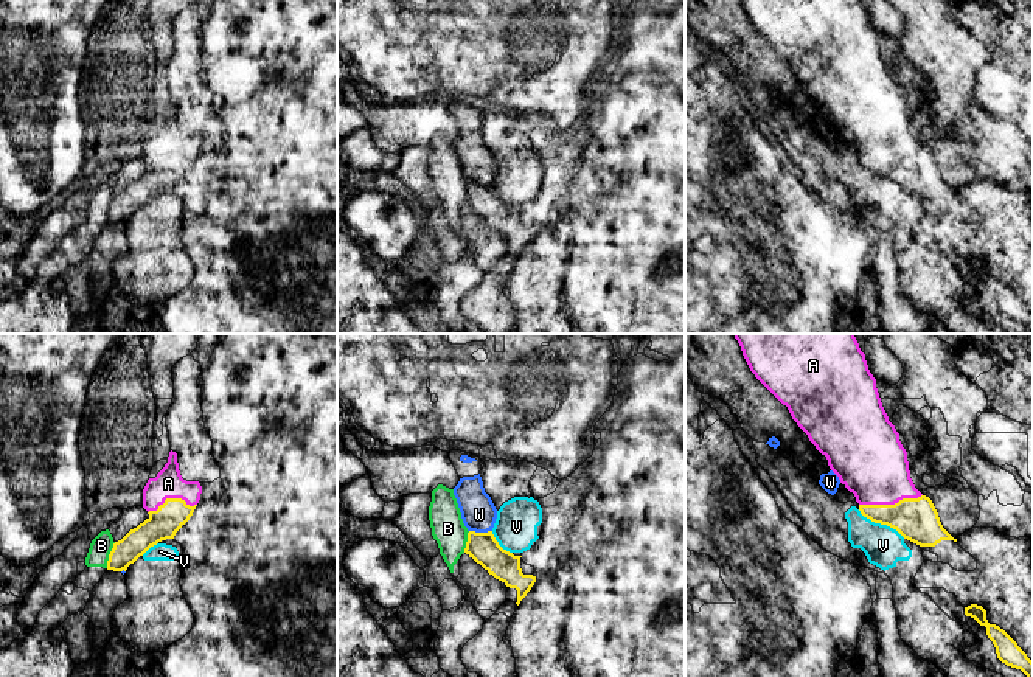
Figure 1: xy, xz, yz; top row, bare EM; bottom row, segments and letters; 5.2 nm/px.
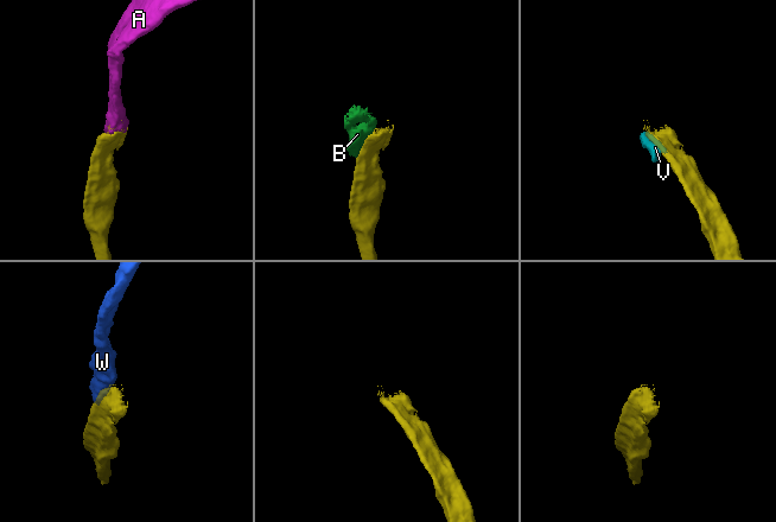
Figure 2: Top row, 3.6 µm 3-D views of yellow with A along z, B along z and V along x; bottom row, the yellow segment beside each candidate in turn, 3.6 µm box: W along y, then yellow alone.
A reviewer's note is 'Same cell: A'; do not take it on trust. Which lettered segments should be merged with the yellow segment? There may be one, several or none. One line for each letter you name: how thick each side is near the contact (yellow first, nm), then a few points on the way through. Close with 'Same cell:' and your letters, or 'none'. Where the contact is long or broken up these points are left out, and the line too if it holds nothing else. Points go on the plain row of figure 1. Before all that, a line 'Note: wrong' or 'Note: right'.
Note: right
A: Thickness 220 nm (yellow) against 360 nm. Path across: yz (915, 171), (900, 157), (890, 157), (872, 115)
Same cell: A

